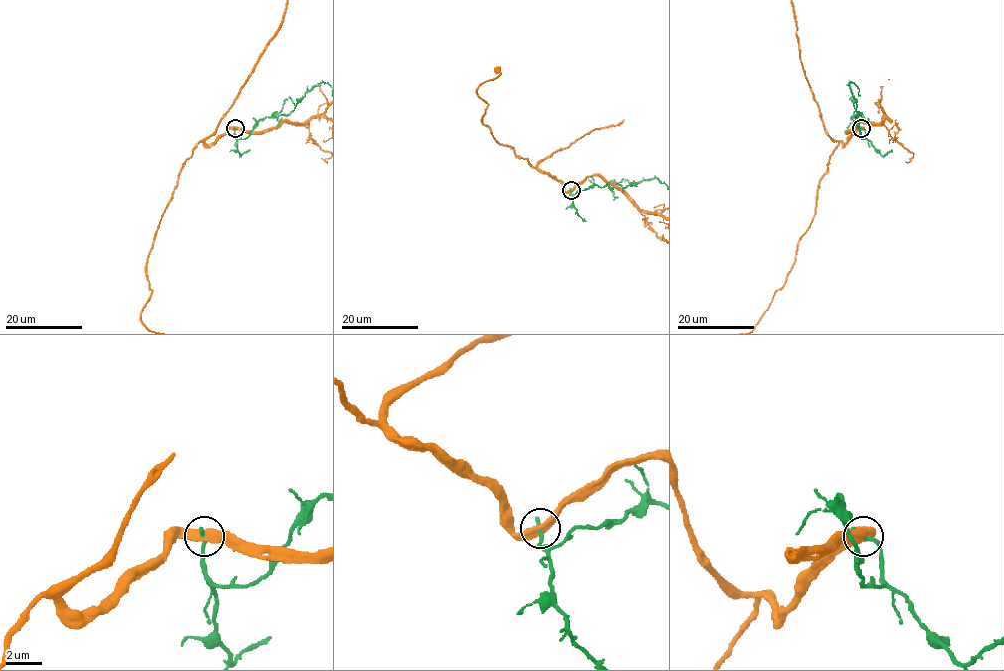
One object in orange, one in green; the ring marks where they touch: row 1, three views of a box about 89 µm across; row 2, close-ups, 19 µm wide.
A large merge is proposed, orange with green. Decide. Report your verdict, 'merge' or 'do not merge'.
do not merge

